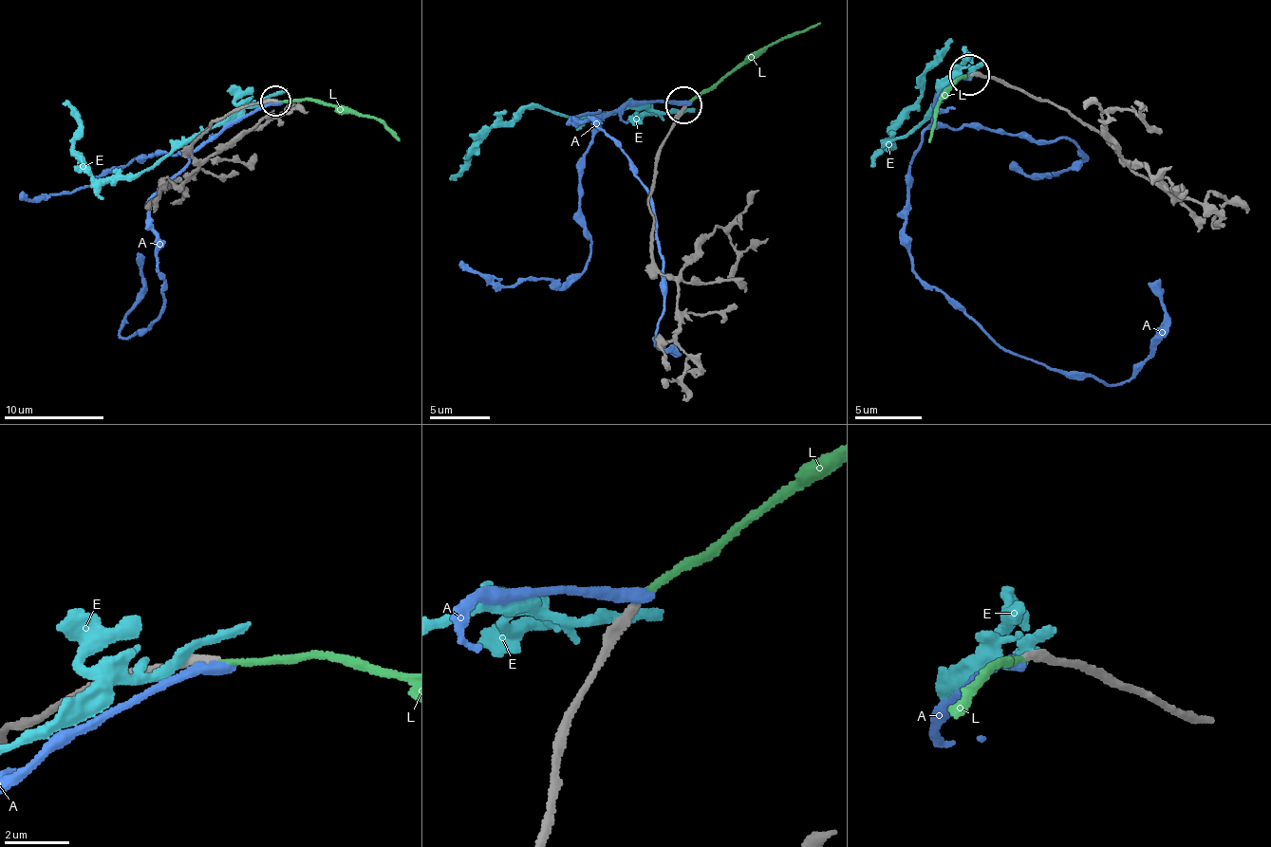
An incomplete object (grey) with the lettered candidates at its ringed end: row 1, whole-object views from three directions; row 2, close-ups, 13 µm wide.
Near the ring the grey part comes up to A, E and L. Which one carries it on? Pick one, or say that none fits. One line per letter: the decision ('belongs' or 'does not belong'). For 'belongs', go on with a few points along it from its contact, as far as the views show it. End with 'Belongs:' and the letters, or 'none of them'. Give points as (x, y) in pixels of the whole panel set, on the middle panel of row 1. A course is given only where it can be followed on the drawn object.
A: does not belong
E: does not belong
L: belongs; it runs (684, 104), (724, 82), (760, 54), (821, 24)
Belongs: L

